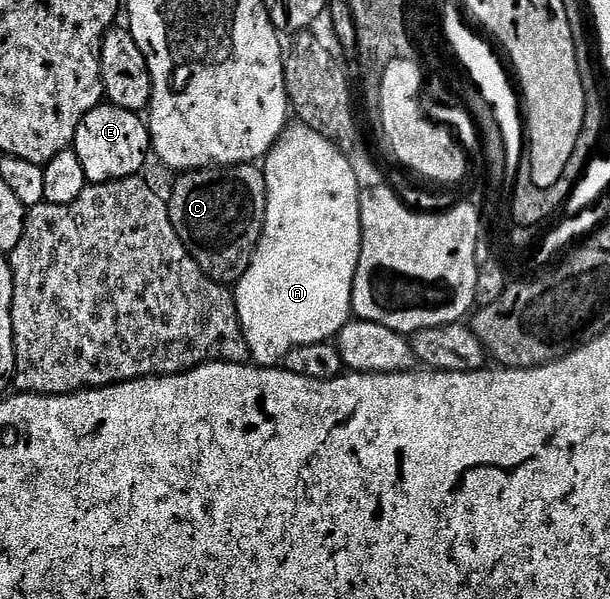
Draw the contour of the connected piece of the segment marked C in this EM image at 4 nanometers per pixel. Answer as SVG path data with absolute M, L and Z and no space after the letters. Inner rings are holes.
M239 165L237 167L224 167L221 169L203 169L201 171L188 171L177 176L174 188L168 194L168 206L170 209L170 220L180 237L182 244L189 249L190 256L200 265L202 272L209 279L215 279L216 282L223 285L234 285L246 275L246 270L250 267L250 262L254 259L254 250L259 250L263 242L262 225L266 221L266 172L258 165Z

